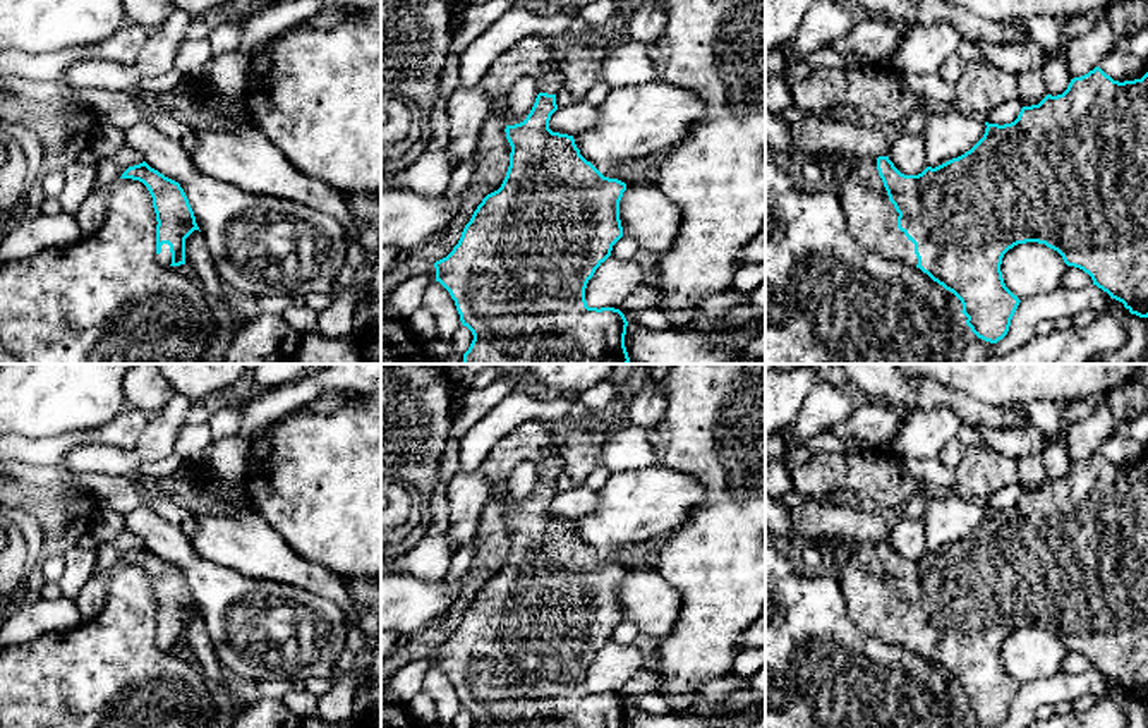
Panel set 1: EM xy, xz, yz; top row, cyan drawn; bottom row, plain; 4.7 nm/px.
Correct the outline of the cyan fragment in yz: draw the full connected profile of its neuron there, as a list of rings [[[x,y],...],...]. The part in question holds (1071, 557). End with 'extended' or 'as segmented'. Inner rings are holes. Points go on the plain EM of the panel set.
[[[1095,452],[1088,458],[1071,464],[1062,479],[1047,479],[1038,489],[1023,491],[1014,507],[1004,510],[985,507],[985,510],[983,522],[970,536],[935,553],[927,551],[918,560],[901,558],[889,541],[853,541],[856,549],[851,555],[846,553],[834,537],[820,536],[812,541],[812,544],[832,555],[832,561],[837,567],[836,577],[844,592],[848,613],[860,628],[887,644],[920,652],[934,666],[952,676],[963,689],[961,697],[968,702],[966,709],[985,726],[997,728],[1009,716],[1011,704],[1021,685],[1006,671],[1000,649],[1009,634],[1026,627],[1045,628],[1057,635],[1067,651],[1088,658],[1093,670],[1122,687],[1131,699],[1148,702],[1148,457],[1141,464],[1119,467],[1100,452]]]; extended

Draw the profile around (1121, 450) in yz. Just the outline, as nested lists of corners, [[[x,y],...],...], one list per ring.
[[[1112,433],[1098,448],[1098,452],[1114,465],[1134,465],[1145,455],[1145,448],[1129,436]]]

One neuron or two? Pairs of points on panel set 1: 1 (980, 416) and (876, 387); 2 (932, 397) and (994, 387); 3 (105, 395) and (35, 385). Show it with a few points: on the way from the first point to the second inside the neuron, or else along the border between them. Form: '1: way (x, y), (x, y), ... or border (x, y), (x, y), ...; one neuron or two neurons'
1: way (954, 399), (901, 390); one neuron
2: border (937, 382), (997, 407); two neurons
3: way (88, 392), (79, 385), (52, 385); one neuron

